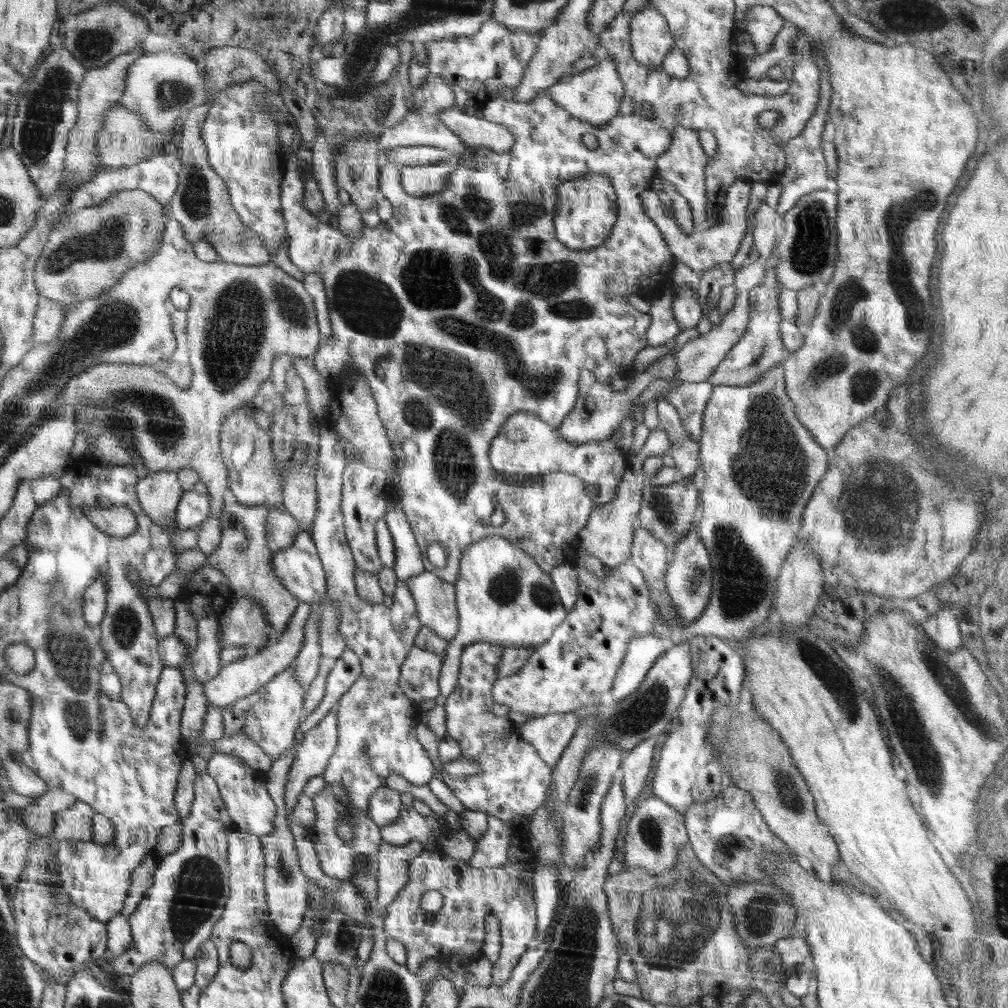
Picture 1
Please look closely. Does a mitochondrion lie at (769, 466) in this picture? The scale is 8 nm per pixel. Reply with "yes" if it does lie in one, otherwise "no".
yes

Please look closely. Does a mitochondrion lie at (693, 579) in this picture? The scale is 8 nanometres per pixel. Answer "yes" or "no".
yes

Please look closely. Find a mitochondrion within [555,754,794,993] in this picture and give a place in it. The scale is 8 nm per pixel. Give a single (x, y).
(677, 921)

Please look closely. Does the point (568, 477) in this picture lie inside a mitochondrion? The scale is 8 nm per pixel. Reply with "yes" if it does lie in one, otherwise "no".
no

